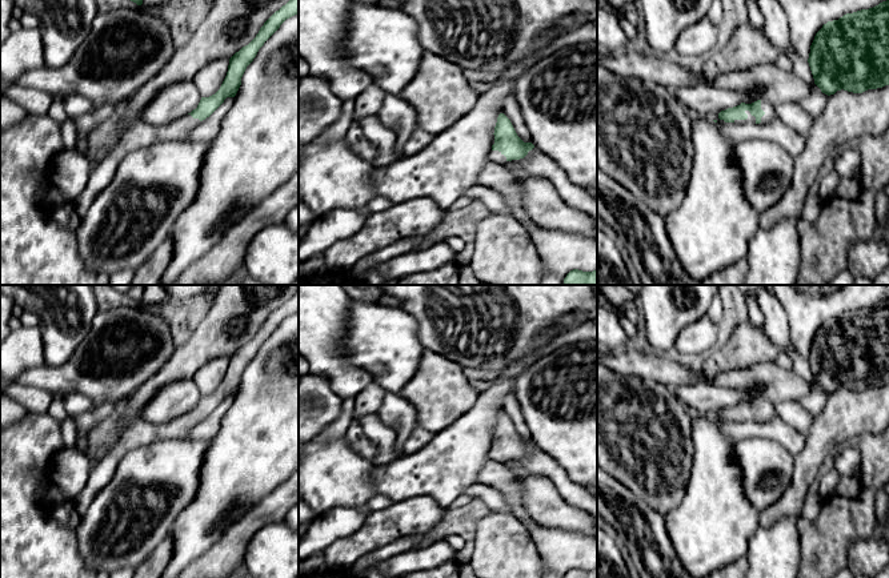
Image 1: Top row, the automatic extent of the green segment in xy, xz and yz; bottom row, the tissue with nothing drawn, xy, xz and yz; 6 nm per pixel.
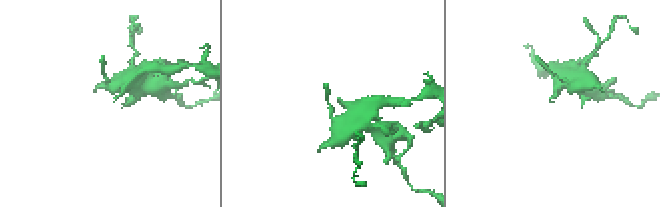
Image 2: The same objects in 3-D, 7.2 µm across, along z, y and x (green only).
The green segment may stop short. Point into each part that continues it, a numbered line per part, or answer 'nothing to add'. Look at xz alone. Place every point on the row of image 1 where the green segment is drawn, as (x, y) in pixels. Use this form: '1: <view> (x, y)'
1: xz (495, 156)

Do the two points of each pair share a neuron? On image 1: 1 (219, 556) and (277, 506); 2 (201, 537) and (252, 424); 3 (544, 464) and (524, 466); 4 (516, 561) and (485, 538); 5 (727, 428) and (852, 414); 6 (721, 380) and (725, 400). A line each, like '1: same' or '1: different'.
1: same
2: same
3: same
4: same
5: different
6: different

